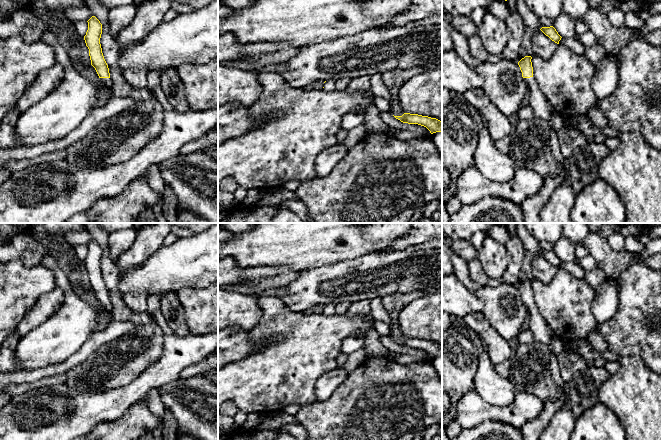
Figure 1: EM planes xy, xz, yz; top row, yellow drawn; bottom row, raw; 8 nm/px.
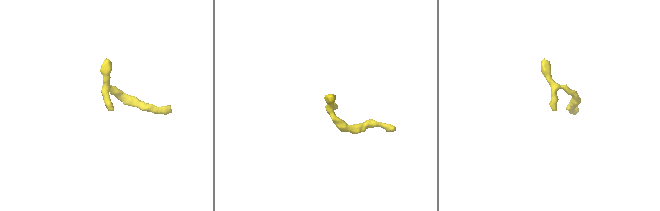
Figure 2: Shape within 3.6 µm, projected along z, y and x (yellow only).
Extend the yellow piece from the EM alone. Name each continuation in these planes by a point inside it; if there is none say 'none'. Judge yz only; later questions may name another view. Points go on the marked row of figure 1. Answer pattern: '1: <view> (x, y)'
1: yz (542, 109)

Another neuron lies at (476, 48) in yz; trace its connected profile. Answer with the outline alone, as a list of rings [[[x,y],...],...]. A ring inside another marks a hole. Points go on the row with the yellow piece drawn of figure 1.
[[[478,35],[468,38],[468,45],[471,55],[479,62],[487,61],[488,53],[482,45]]]

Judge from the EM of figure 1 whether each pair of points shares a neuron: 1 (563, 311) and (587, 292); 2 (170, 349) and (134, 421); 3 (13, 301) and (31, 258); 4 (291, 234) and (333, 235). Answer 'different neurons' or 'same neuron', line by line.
1: same neuron
2: different neurons
3: different neurons
4: same neuron

